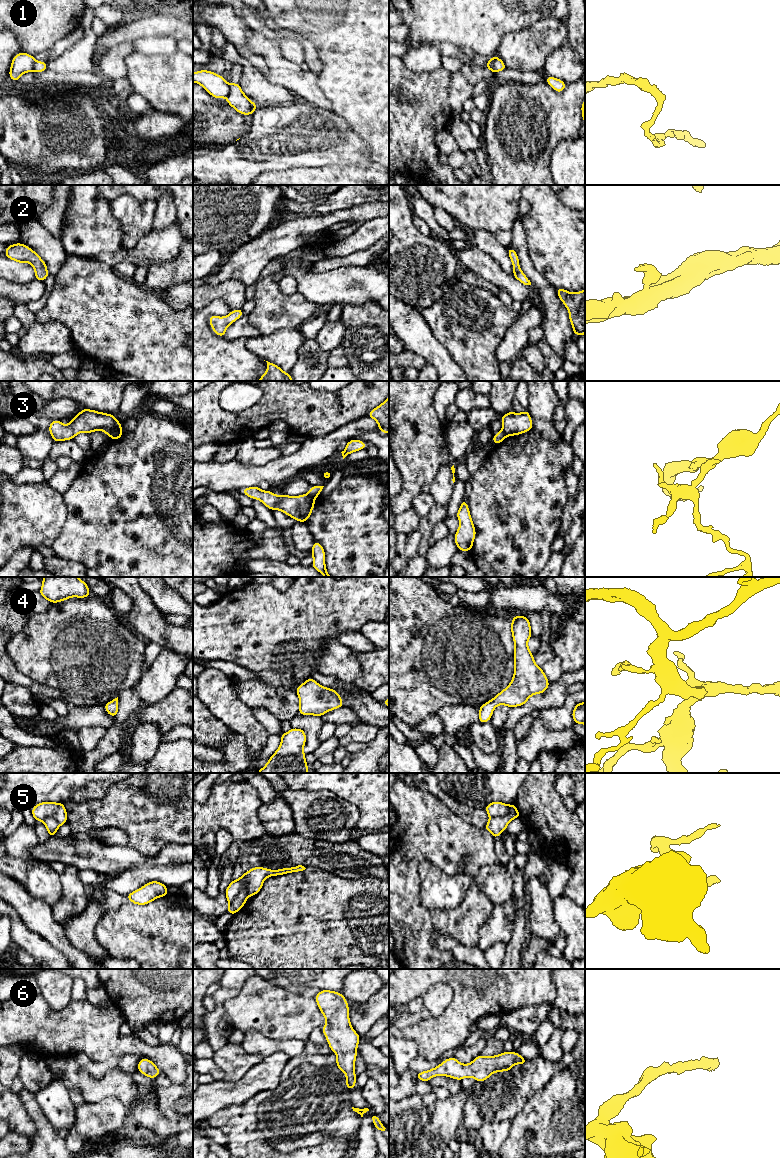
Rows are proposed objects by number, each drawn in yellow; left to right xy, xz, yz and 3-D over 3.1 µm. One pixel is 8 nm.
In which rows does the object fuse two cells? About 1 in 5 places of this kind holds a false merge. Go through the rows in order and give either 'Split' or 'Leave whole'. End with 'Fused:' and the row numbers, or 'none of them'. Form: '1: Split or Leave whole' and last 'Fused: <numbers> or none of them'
1: Split
2: Leave whole
3: Split
4: Leave whole
5: Split
6: Leave whole
Fused: 1, 3, 5

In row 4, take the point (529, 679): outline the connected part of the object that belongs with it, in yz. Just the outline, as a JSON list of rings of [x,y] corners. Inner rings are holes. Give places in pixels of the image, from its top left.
[[[523,615],[512,617],[511,633],[514,640],[514,676],[505,689],[480,706],[480,723],[491,720],[496,706],[514,708],[525,705],[532,695],[544,693],[549,687],[545,673],[536,665],[528,648],[528,640],[532,637],[529,619]]]

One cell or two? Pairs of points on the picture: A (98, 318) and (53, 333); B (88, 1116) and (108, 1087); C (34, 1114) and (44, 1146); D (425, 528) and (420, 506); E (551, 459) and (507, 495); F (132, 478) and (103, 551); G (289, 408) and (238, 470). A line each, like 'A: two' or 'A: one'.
A: two
B: two
C: one
D: two
E: one
F: one
G: two

